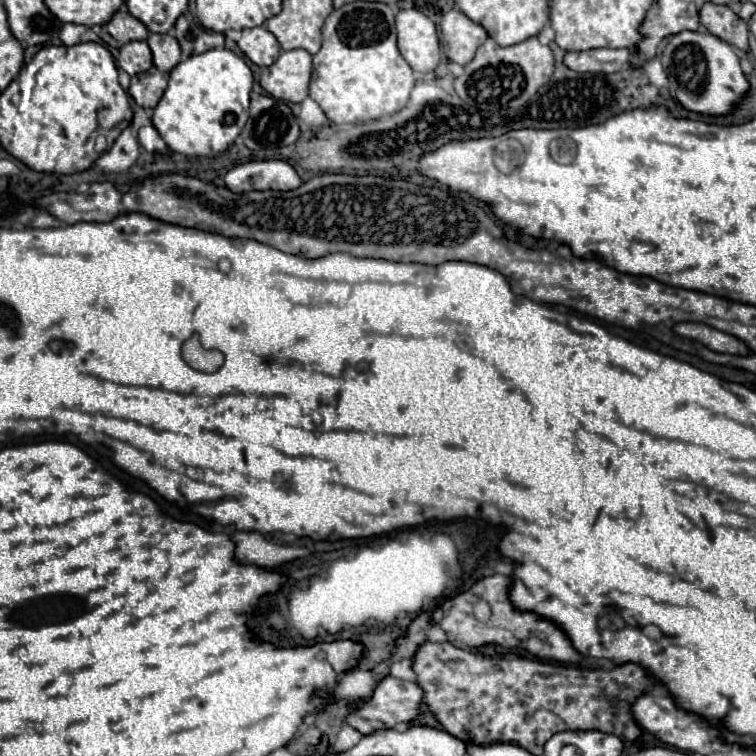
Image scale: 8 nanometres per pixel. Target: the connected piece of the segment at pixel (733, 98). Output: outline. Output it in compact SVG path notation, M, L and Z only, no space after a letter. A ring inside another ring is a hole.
M677 32L669 38L659 60L669 76L669 92L687 110L701 114L729 114L741 96L749 90L749 82L739 66L739 56L733 48L713 34L703 32Z

